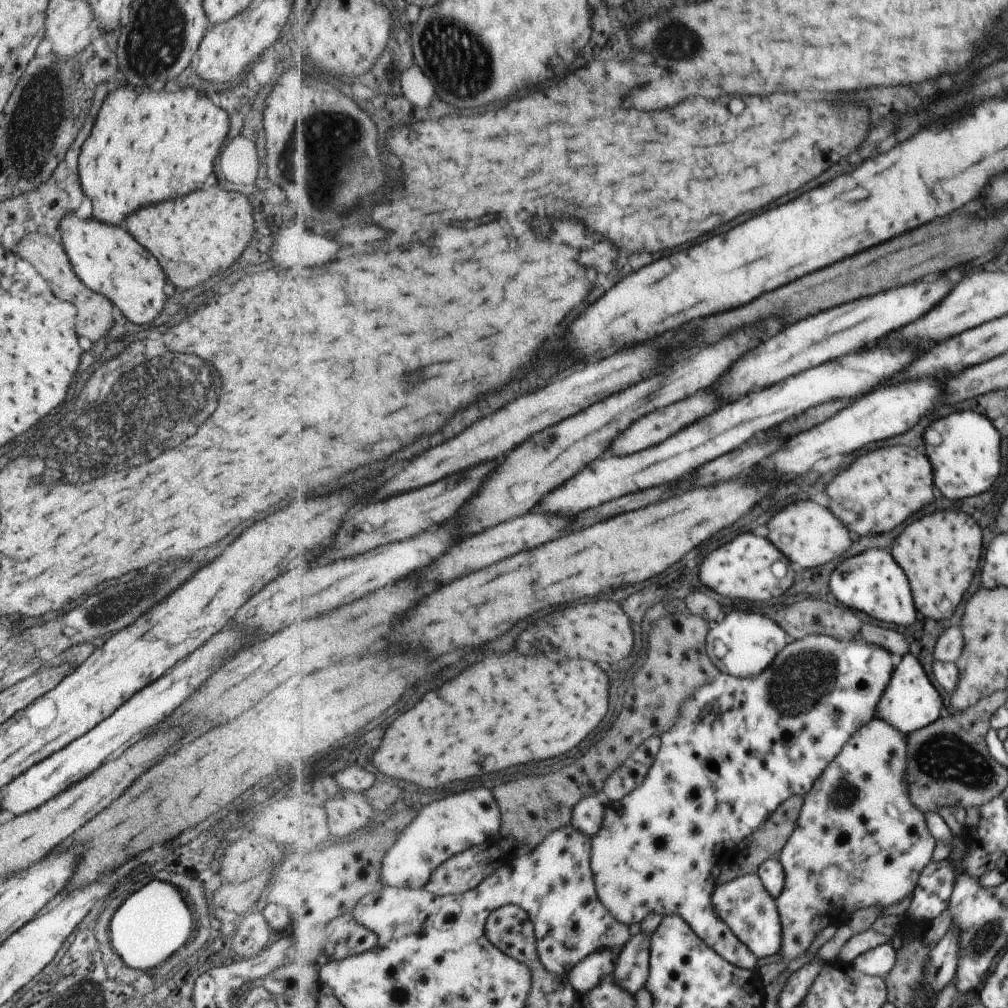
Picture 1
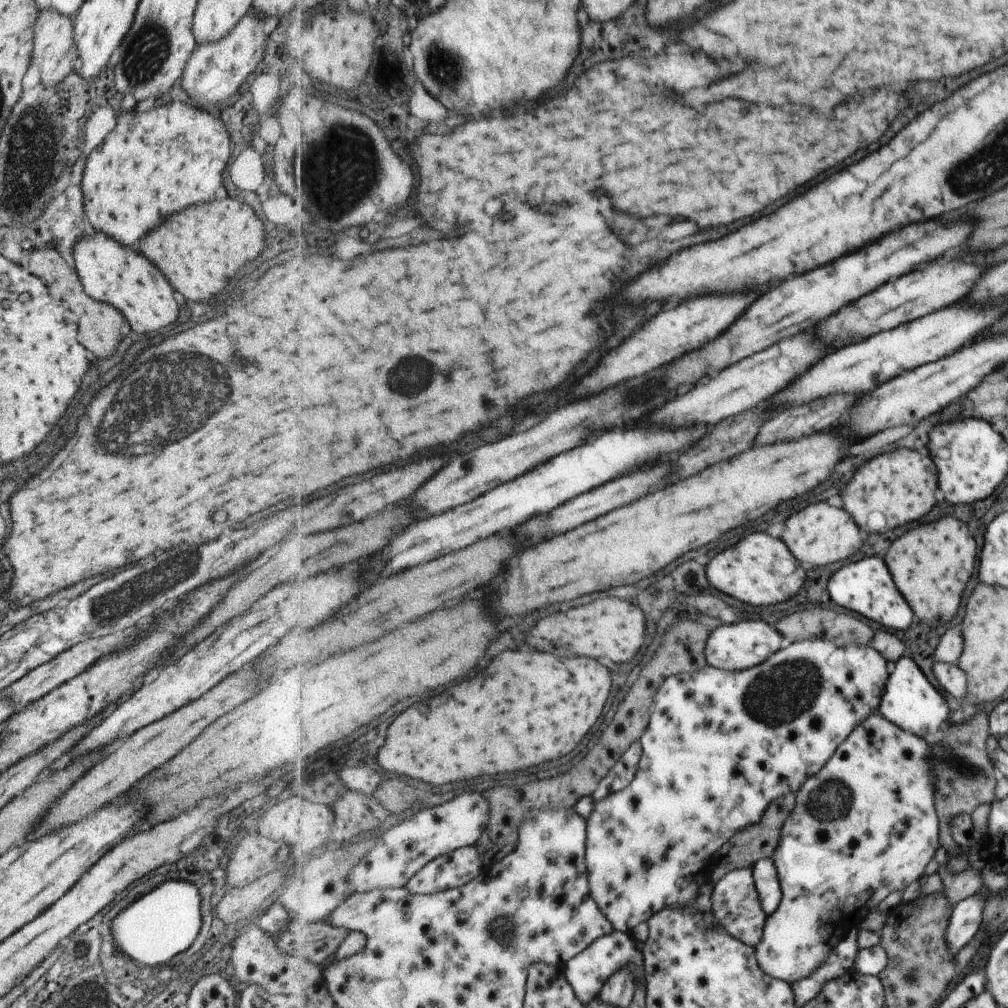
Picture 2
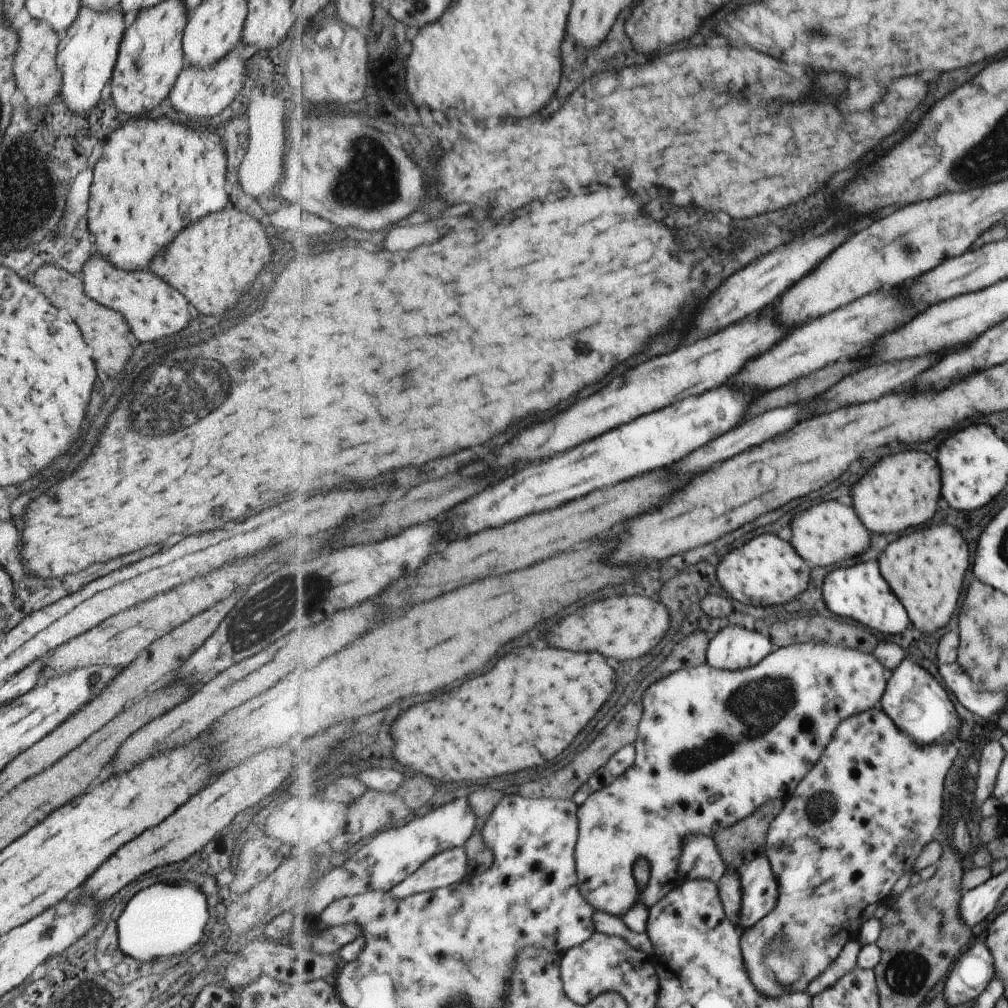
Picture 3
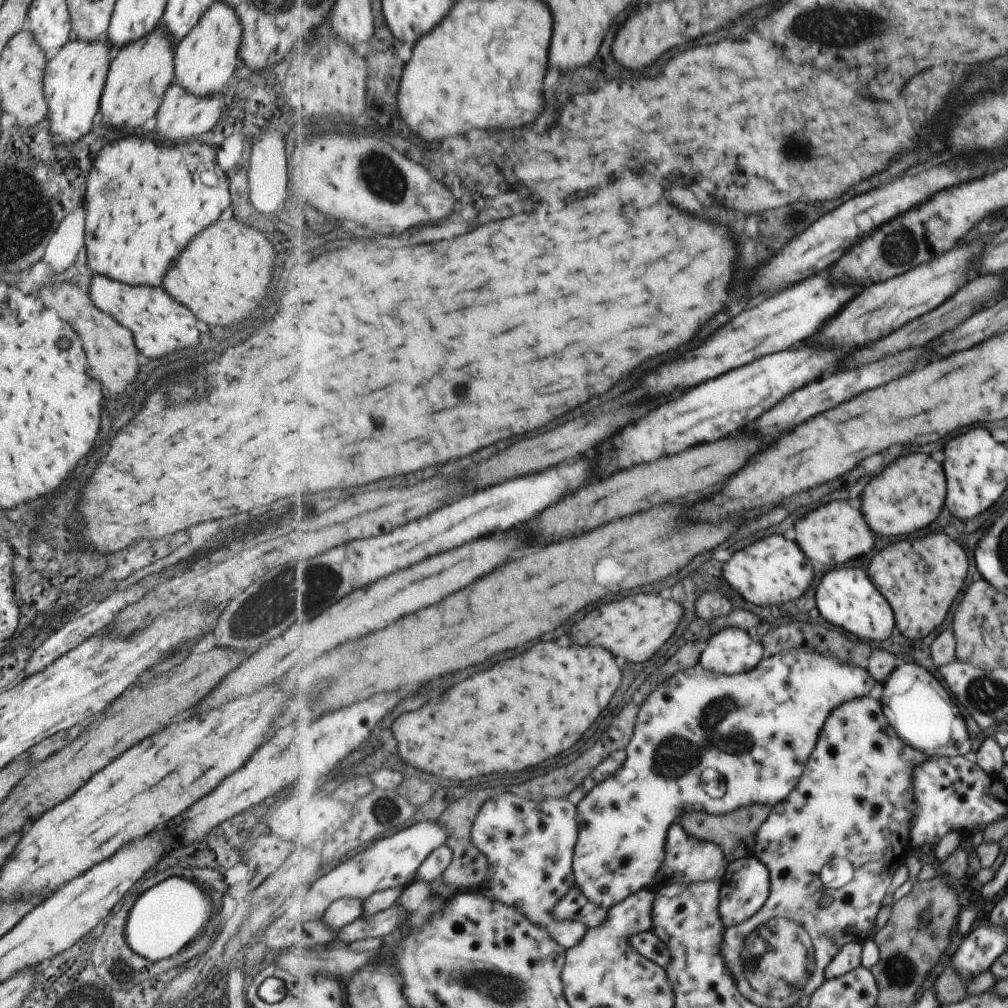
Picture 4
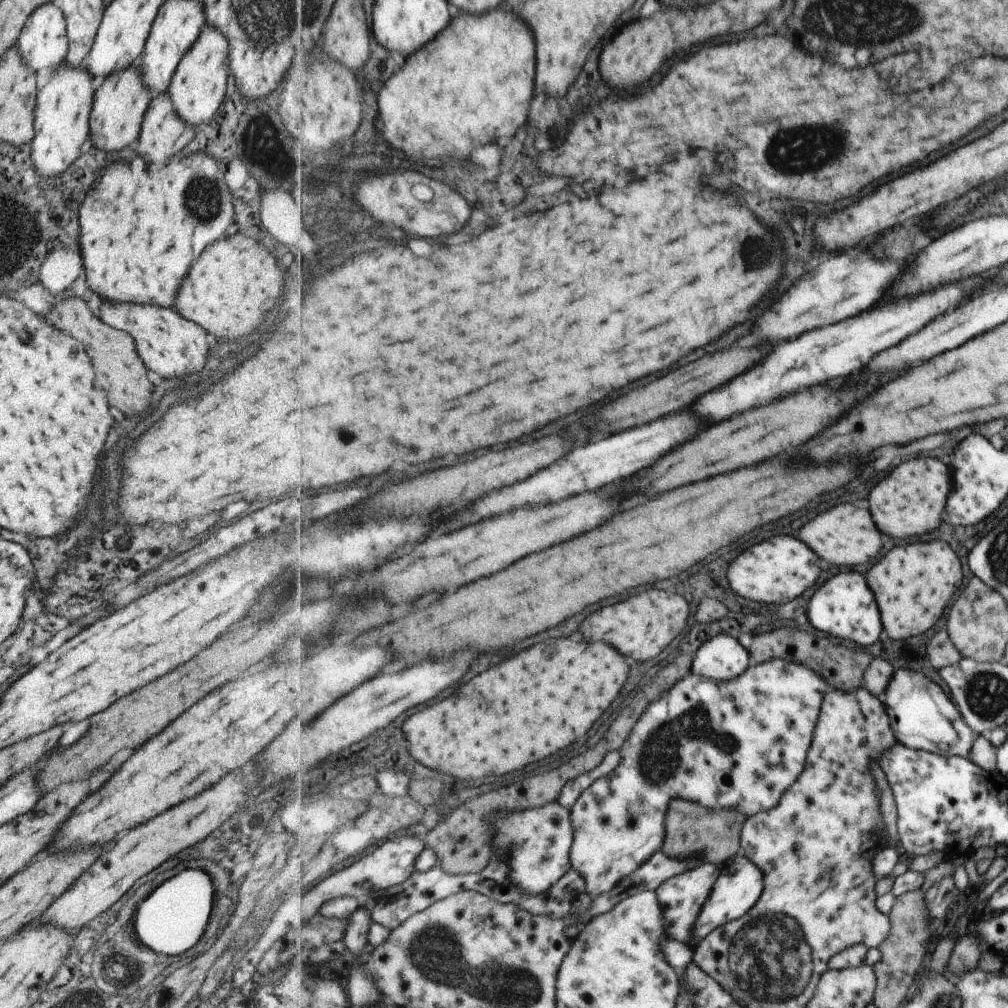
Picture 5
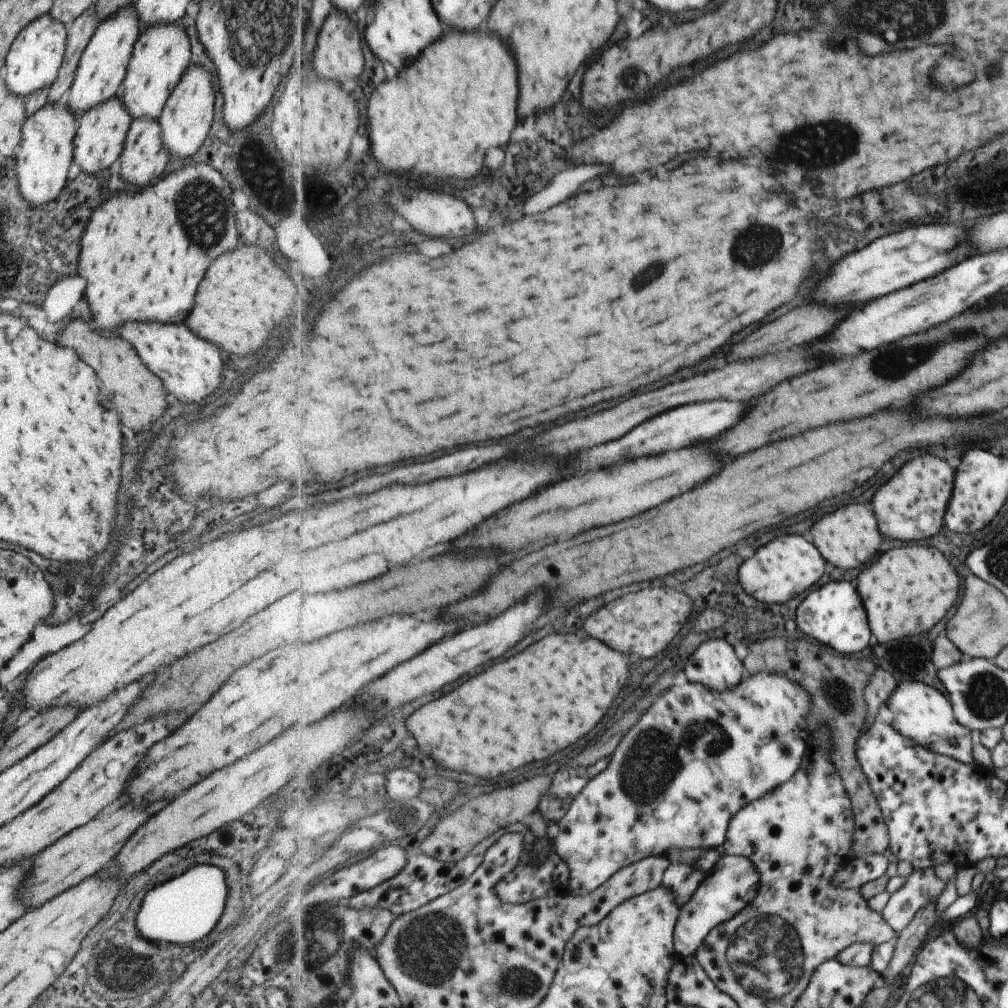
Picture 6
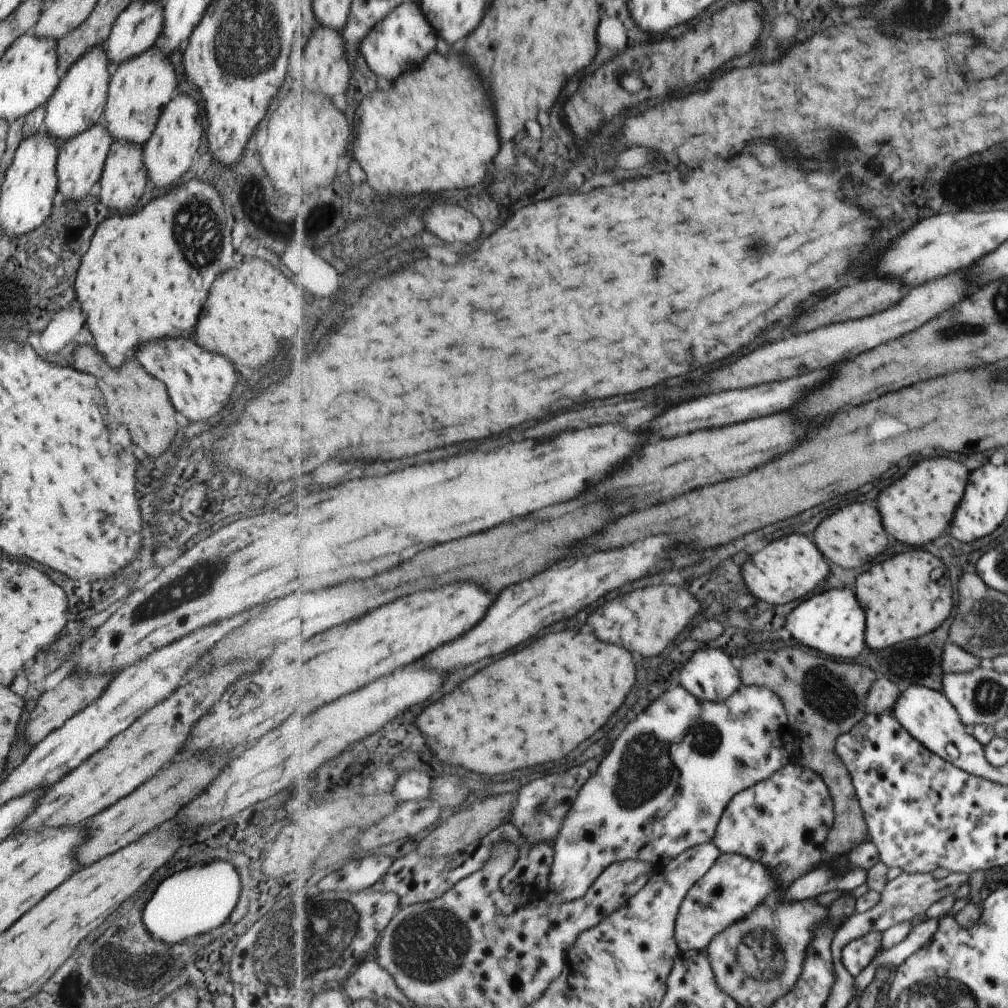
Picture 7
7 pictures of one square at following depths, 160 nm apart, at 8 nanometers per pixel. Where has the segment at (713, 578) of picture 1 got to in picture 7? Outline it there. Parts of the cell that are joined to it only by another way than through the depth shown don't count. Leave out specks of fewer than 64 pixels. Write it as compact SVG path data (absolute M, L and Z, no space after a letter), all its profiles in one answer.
M791 534L759 550L745 564L744 580L749 586L749 591L760 600L771 604L787 604L815 592L817 586L827 576L829 576L829 562L821 554L821 550L807 536Z

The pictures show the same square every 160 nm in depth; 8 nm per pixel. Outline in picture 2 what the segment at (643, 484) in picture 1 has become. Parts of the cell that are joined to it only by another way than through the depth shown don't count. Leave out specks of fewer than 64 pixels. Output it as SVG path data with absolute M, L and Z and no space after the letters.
M957 304L945 310L939 310L931 316L925 316L921 320L915 320L911 324L905 324L901 328L877 334L869 340L849 344L837 352L831 352L829 356L819 362L819 366L813 366L803 374L803 378L797 378L793 386L779 392L775 398L769 400L773 408L777 406L795 406L805 404L817 398L827 398L835 394L861 394L879 388L881 384L901 376L903 372L909 372L913 368L919 368L927 362L935 362L939 358L951 356L961 346L969 346L975 338L975 332L979 334L983 328L993 324L999 318L1001 310L999 306L965 306Z

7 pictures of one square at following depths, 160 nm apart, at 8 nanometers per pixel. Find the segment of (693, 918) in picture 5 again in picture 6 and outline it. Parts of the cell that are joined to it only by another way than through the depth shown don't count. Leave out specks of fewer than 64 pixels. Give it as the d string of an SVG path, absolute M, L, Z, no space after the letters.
M672 862L670 869L663 876L662 886L675 890L679 907L682 908L687 905L687 902L691 902L691 898L694 898L699 886L703 885L706 874L702 870L697 870L693 865Z

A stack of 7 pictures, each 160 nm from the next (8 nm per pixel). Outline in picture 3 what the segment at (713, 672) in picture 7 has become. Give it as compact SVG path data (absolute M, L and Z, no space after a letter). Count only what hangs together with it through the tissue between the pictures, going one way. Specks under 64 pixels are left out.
M729 624L708 646L708 663L718 669L738 671L758 665L775 650L770 635Z

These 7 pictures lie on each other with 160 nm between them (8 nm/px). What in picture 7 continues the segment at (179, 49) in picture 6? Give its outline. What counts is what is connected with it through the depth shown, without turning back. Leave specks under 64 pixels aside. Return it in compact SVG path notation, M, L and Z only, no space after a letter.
M152 46L112 68L101 122L114 141L143 146L169 100L176 96L175 74L168 56Z

